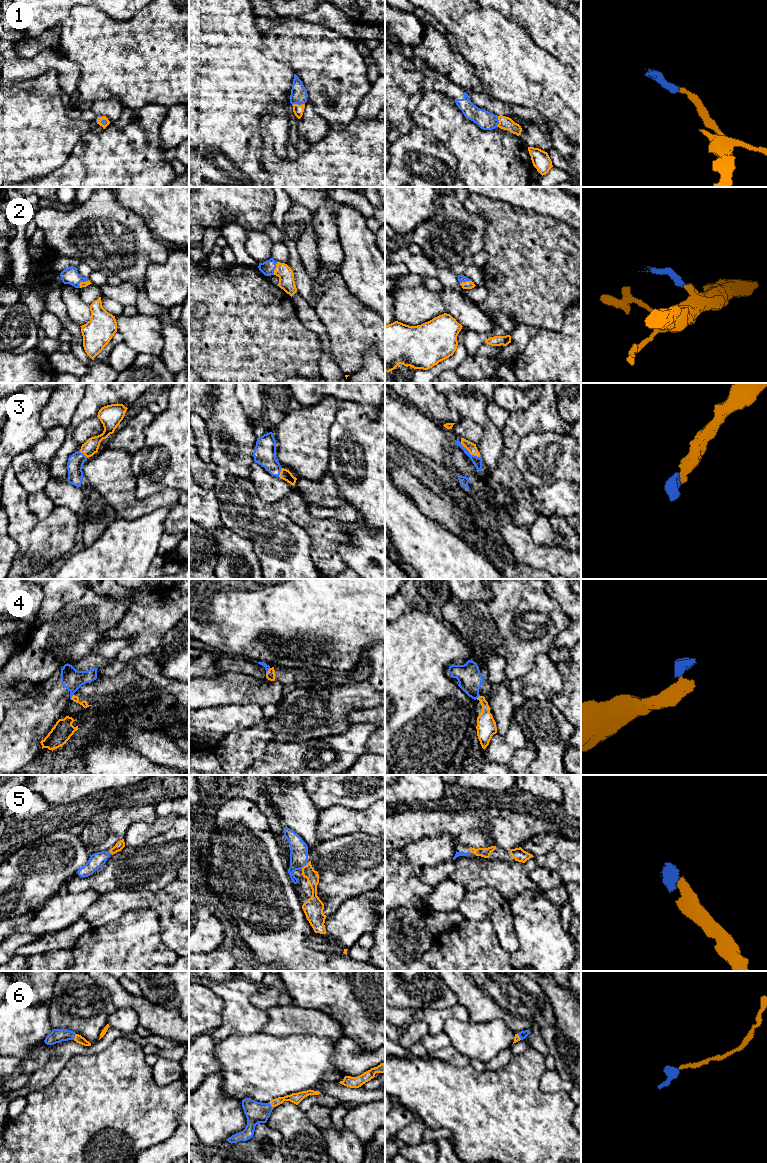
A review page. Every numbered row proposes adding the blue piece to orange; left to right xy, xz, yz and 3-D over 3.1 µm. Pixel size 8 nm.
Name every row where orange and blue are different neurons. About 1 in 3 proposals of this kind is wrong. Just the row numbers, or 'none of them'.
4

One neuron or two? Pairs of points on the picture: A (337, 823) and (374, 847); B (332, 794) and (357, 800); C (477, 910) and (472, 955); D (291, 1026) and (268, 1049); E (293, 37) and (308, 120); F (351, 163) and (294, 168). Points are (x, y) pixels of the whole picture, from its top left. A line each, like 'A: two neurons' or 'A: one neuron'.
A: two neurons
B: one neuron
C: two neurons
D: two neurons
E: two neurons
F: one neuron

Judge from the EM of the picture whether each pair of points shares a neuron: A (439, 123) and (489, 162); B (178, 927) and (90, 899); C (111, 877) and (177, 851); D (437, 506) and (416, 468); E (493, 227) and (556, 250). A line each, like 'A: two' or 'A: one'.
A: one
B: two
C: one
D: one
E: one

